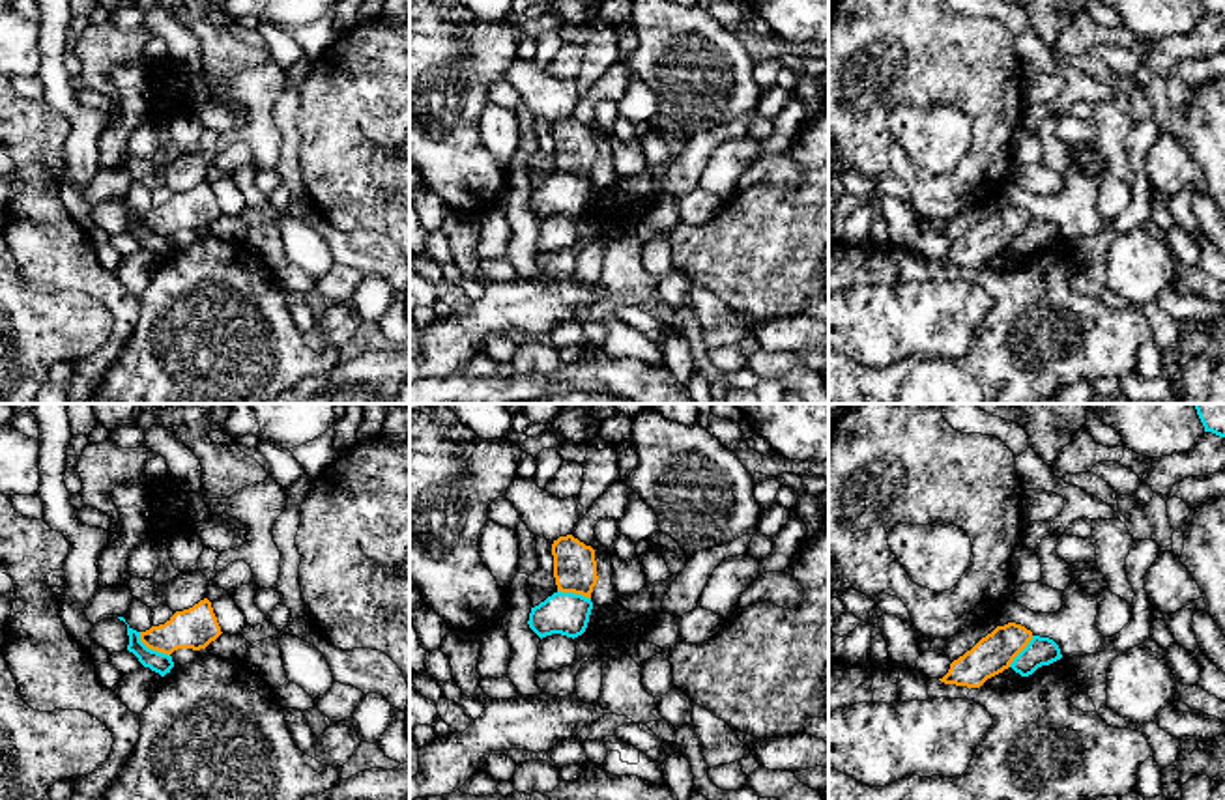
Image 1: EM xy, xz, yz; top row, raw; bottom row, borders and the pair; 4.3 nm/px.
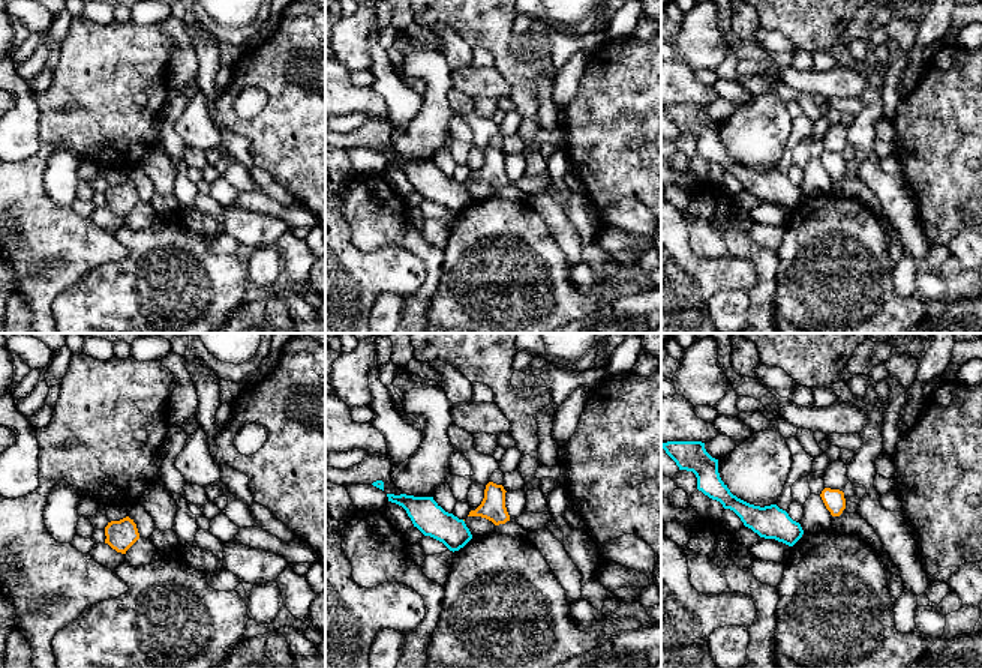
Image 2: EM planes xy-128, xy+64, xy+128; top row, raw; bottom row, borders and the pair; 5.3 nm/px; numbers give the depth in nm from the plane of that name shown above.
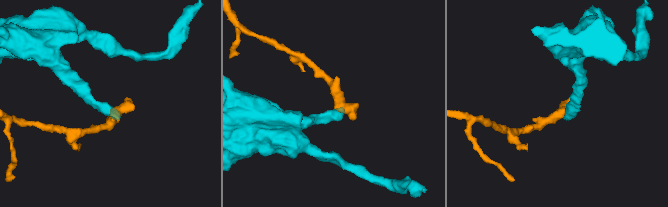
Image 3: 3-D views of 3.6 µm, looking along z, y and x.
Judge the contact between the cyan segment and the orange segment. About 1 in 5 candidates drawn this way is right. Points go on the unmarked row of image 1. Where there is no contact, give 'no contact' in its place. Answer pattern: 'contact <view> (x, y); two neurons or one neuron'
contact xy (150, 230); two neurons

